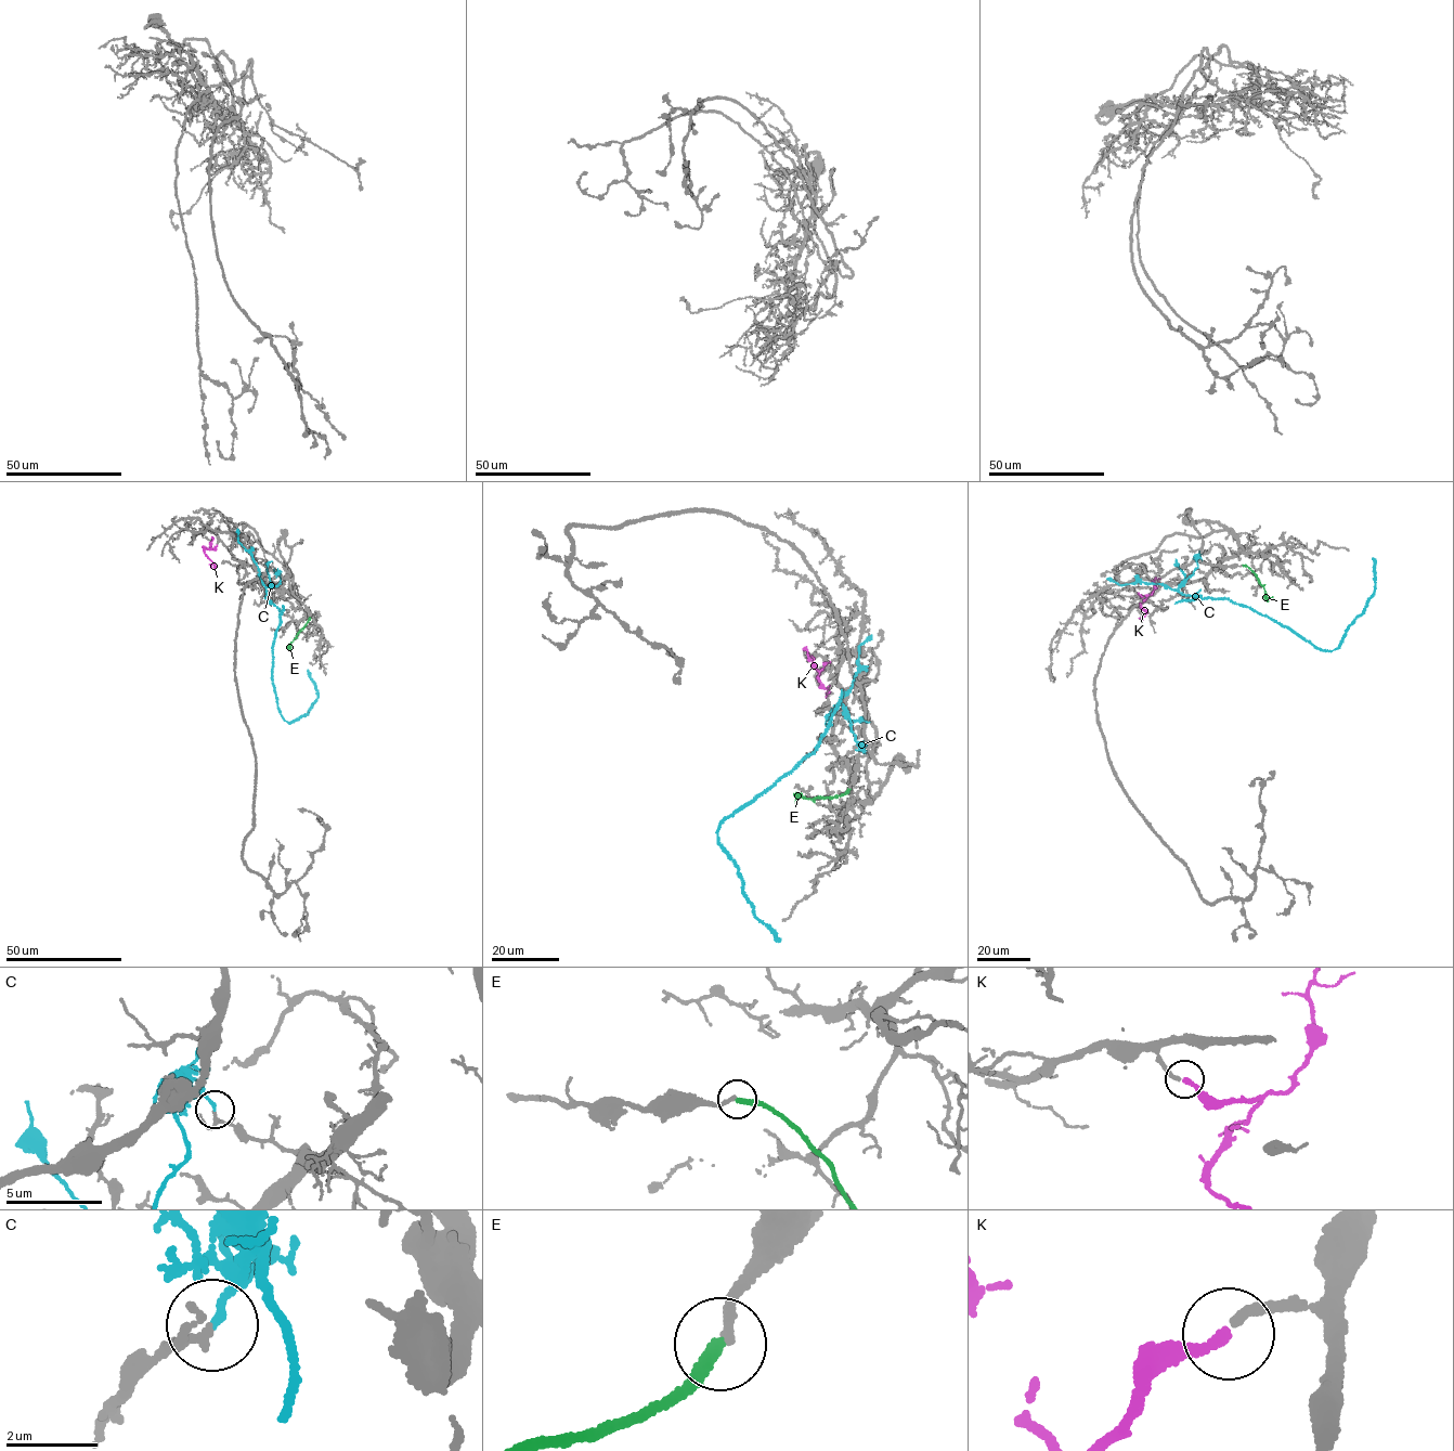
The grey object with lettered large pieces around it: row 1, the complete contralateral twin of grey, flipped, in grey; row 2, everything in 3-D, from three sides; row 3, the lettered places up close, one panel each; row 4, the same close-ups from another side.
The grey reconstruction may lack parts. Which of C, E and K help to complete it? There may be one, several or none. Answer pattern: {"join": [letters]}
{"join": ["E", "K"]}

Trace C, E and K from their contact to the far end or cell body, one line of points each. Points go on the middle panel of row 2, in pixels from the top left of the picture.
C: (856, 750), (862, 746), (849, 715), (836, 705), (813, 753), (717, 831), (755, 917), (779, 940)
E: (848, 789), (833, 798), (800, 797), (795, 803)
K: (830, 662), (819, 672), (807, 658), (805, 647)

